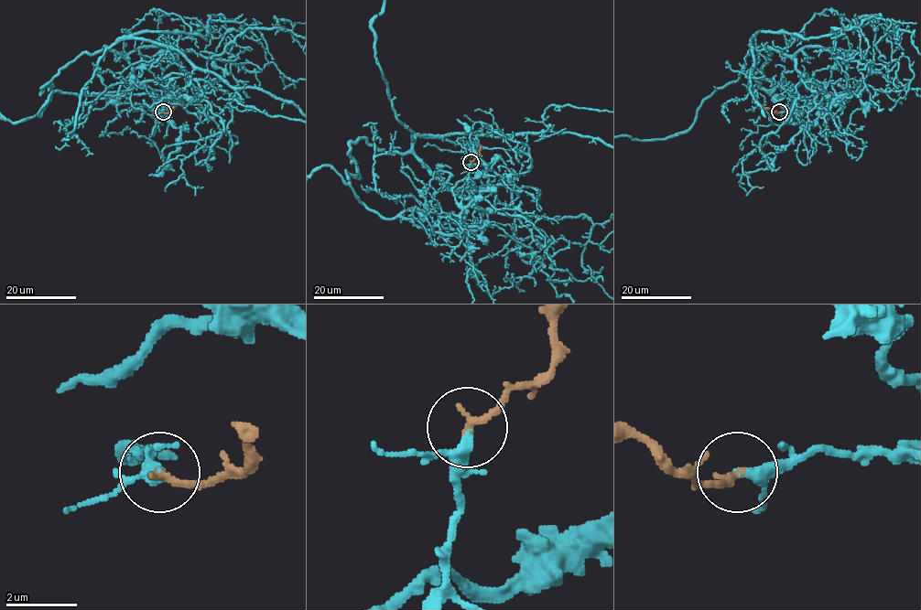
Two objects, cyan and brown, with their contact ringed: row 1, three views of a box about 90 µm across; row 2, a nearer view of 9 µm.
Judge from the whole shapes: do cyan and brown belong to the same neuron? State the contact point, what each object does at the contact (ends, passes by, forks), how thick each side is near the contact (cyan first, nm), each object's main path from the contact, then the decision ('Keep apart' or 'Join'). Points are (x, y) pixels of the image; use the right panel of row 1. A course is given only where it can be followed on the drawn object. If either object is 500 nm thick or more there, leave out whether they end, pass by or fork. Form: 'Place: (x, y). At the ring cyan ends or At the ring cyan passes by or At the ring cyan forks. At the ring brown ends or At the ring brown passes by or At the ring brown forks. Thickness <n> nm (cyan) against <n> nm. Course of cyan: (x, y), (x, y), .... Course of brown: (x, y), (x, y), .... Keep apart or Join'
Place: (779, 112). At the ring cyan passes by. At the ring brown ends. Thickness 260 nm (cyan) against 220 nm. Course of cyan: (779, 112), (815, 96), (787, 55), (753, 47), (686, 130). Course of brown: (779, 112), (763, 106). Join

